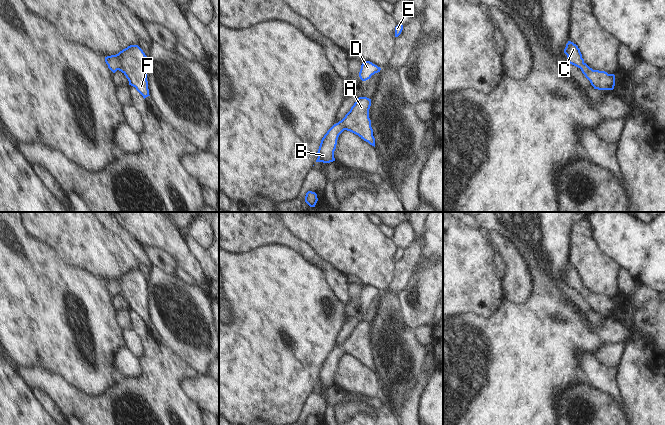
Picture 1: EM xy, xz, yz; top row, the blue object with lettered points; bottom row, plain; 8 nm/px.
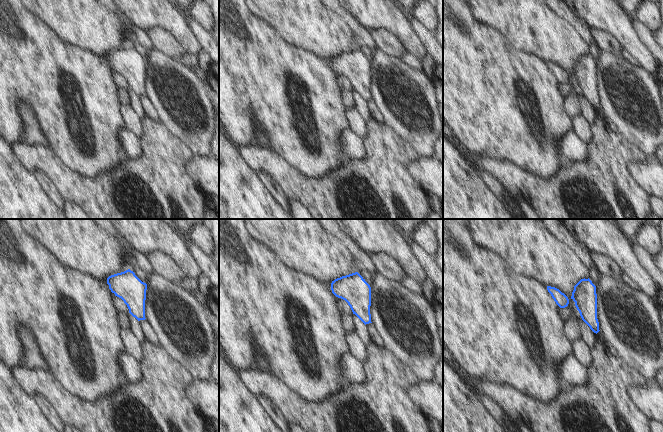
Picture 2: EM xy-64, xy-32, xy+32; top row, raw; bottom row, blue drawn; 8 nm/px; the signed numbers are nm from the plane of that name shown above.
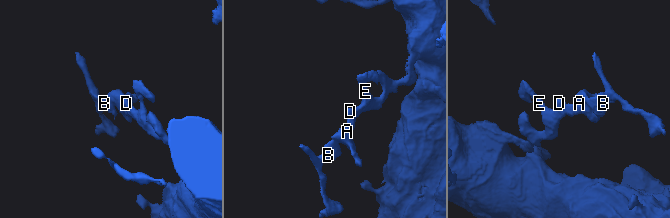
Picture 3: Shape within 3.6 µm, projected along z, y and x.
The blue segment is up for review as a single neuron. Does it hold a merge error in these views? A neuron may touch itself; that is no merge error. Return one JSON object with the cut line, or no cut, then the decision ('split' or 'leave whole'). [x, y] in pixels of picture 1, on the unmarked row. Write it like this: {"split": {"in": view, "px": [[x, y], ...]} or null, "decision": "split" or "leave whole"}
{"split": null, "decision": "leave whole"}

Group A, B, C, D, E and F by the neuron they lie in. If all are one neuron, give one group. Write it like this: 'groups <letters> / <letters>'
groups A B C D E F

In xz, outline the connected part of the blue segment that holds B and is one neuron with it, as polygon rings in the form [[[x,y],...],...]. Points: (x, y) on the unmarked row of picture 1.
[[[359,321],[345,341],[334,348],[324,359],[318,373],[316,386],[330,387],[335,385],[334,375],[336,373],[339,359],[344,355],[350,355],[361,363],[375,371],[375,362],[369,342],[371,323]]]

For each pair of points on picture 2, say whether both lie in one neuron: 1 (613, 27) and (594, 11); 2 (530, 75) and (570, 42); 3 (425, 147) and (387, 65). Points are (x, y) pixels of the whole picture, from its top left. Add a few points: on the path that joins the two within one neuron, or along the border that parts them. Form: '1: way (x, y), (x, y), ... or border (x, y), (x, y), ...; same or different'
1: way (608, 22), (599, 13); same
2: border (525, 51), (534, 54), (546, 62); different
3: way (419, 127), (411, 114), (409, 96), (403, 85); same

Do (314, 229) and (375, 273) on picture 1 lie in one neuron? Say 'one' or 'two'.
one

